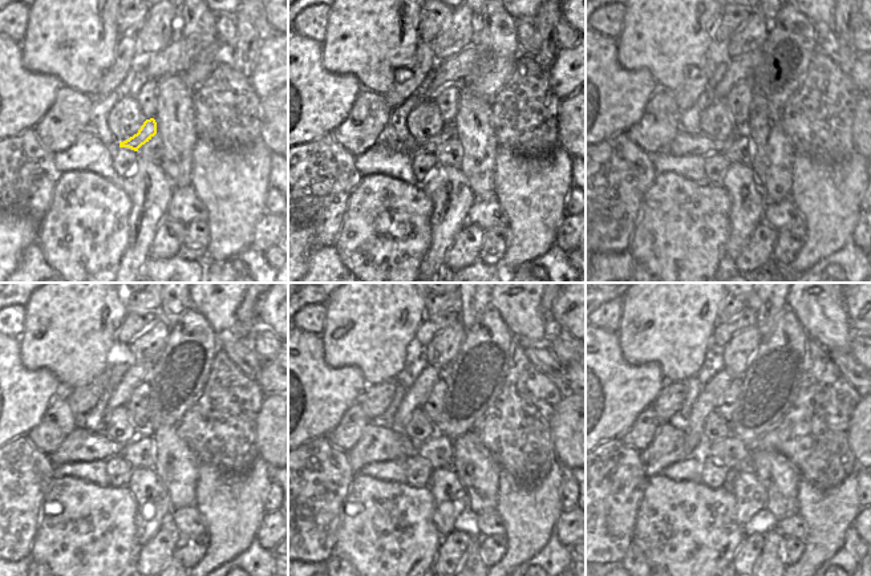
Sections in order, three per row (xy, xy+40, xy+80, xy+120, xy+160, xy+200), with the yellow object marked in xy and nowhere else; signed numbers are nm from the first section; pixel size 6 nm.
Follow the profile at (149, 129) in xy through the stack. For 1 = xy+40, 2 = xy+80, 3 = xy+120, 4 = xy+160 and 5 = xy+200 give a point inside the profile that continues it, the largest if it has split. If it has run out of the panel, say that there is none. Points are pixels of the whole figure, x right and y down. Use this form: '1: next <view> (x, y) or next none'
1: next xy+40 (410, 146)
2: next xy+80 (684, 144)
3: next xy+120 (82, 446)
4: next xy+160 (377, 443)
5: next xy+200 (668, 446)

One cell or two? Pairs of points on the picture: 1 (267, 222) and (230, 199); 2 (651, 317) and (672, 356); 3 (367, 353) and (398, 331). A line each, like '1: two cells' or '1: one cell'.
1: two cells
2: one cell
3: one cell

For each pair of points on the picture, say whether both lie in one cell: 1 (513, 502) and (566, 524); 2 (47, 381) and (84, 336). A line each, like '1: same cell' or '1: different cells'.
1: different cells
2: different cells

